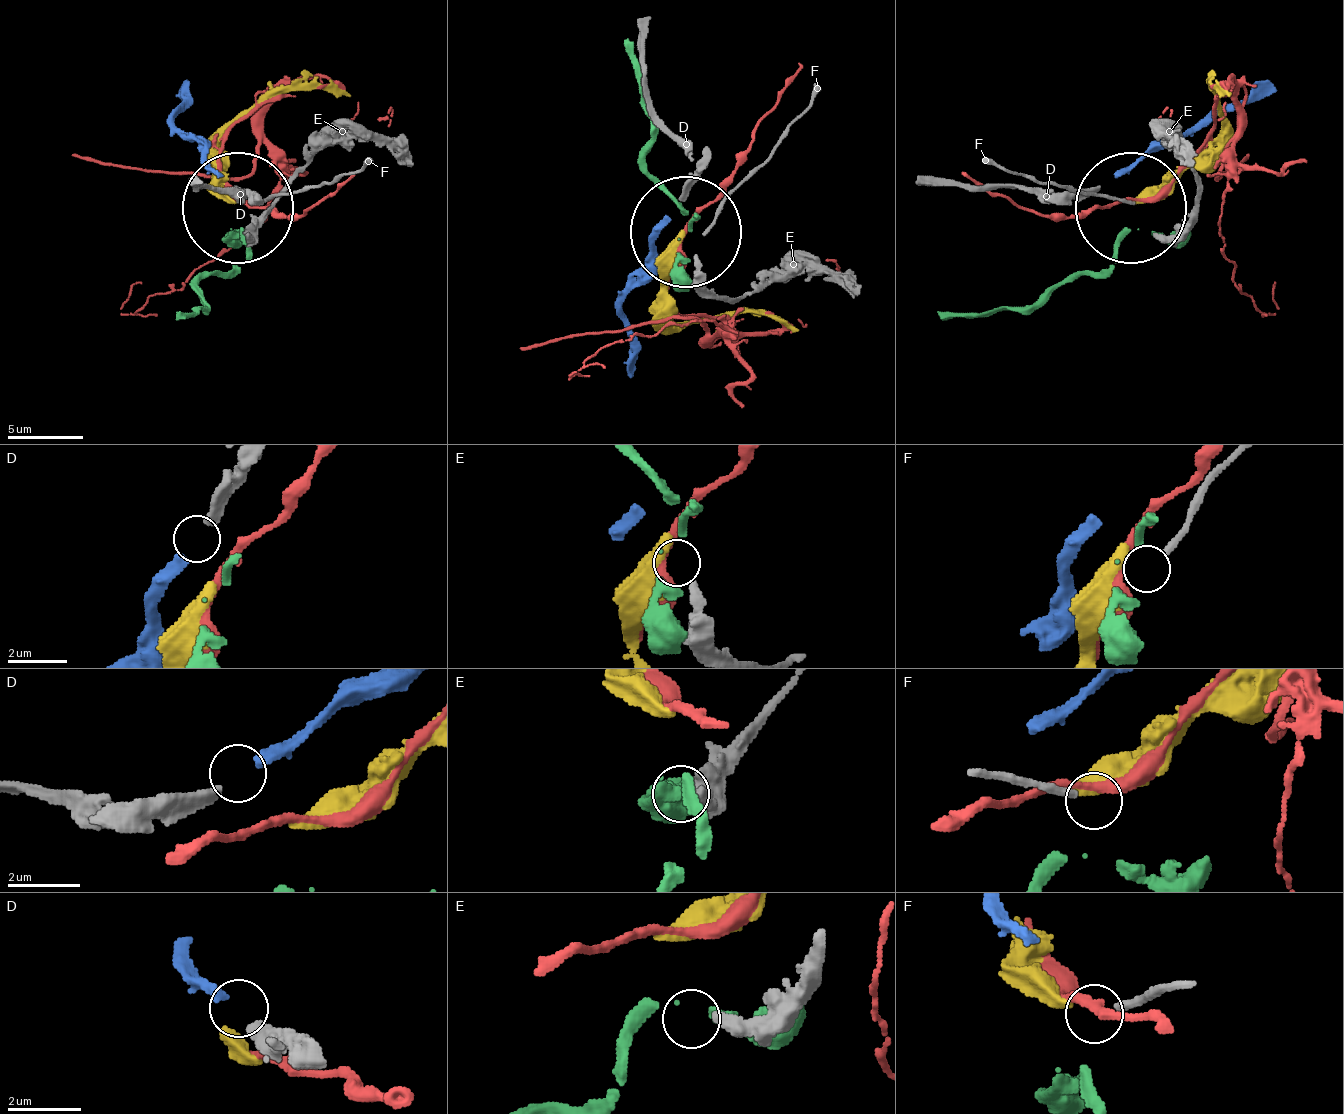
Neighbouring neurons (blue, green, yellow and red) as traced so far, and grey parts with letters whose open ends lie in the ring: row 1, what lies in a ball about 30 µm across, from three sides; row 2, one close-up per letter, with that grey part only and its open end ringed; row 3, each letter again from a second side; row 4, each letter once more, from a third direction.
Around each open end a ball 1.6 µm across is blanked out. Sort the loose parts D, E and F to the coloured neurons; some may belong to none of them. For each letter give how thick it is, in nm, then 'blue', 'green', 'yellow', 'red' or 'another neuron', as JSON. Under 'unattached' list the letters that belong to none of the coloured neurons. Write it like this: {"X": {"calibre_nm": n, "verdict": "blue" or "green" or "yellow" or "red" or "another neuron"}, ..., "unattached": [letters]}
{"D": {"calibre_nm": 360, "verdict": "blue"}, "E": {"calibre_nm": 360, "verdict": "green"}, "F": {"calibre_nm": 220, "verdict": "another neuron"}, "unattached": ["F"]}

